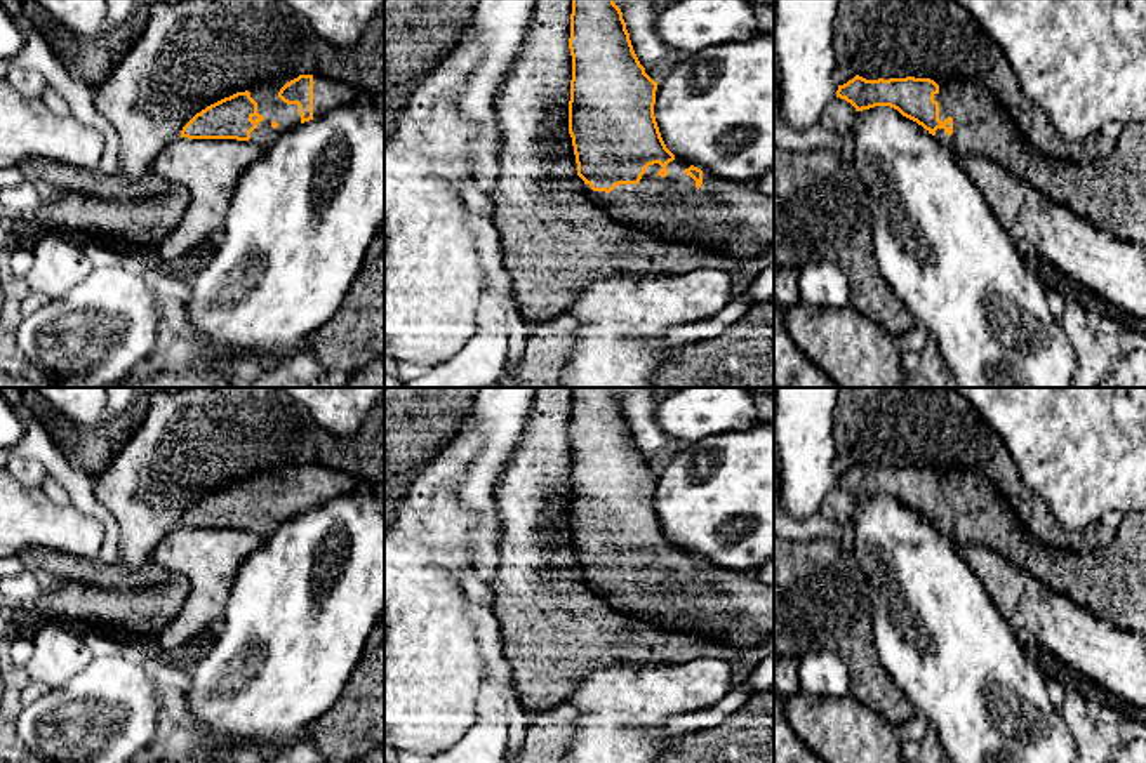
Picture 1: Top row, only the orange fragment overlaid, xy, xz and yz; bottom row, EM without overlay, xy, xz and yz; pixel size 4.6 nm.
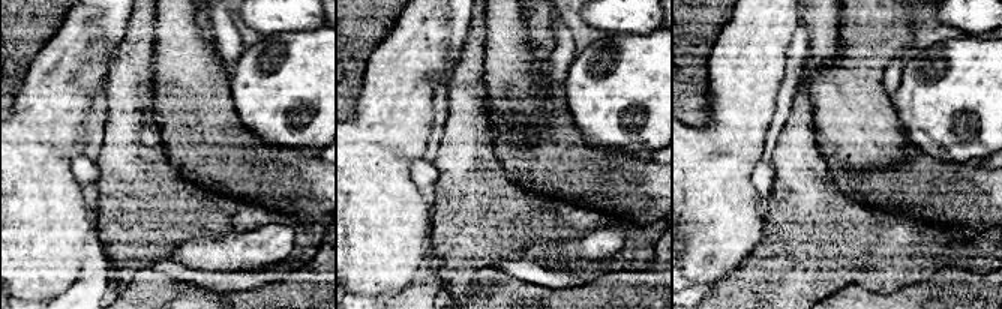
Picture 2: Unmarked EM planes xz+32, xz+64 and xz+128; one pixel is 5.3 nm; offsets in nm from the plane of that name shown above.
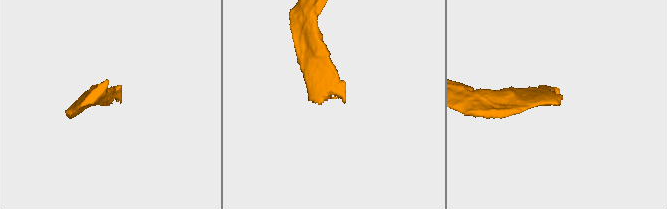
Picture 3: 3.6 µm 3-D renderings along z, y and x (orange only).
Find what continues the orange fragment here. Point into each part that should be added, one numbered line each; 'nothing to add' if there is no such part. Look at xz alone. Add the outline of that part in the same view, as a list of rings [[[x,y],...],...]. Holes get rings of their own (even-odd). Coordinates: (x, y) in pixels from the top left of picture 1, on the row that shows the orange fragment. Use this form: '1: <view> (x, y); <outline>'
1: xz (672, 207); [[[675,156],[661,177],[659,163],[649,165],[638,184],[619,184],[610,193],[593,191],[584,184],[588,198],[614,221],[652,236],[699,247],[732,259],[753,259],[774,247],[774,196],[763,195],[755,182],[730,181],[703,172],[703,184],[685,174],[690,165]]]

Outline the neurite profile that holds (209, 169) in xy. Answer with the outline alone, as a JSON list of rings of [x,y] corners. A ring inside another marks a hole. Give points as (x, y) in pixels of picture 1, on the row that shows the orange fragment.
[[[176,137],[155,158],[153,174],[190,193],[179,224],[155,254],[174,261],[207,249],[223,231],[242,174],[264,155],[252,141]]]

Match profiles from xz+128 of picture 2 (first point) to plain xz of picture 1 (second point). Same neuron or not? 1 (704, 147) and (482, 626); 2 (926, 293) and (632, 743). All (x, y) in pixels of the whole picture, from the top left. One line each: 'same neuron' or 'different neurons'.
1: different neurons
2: different neurons

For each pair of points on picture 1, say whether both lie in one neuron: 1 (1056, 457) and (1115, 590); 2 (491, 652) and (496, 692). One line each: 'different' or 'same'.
1: different
2: same

